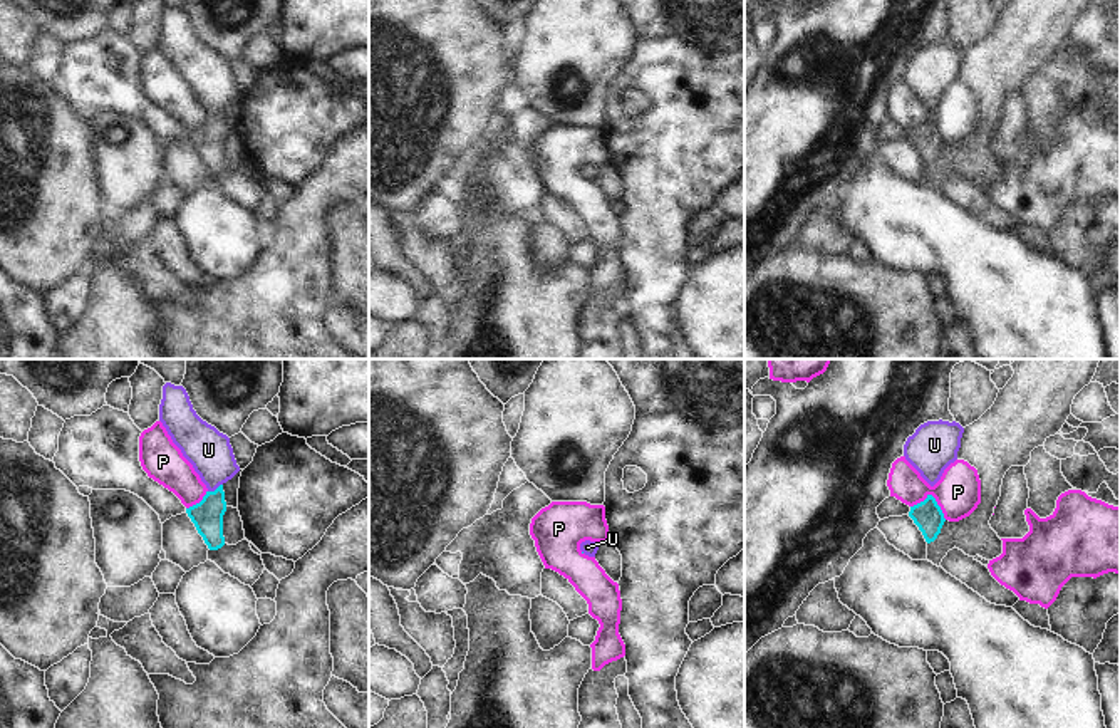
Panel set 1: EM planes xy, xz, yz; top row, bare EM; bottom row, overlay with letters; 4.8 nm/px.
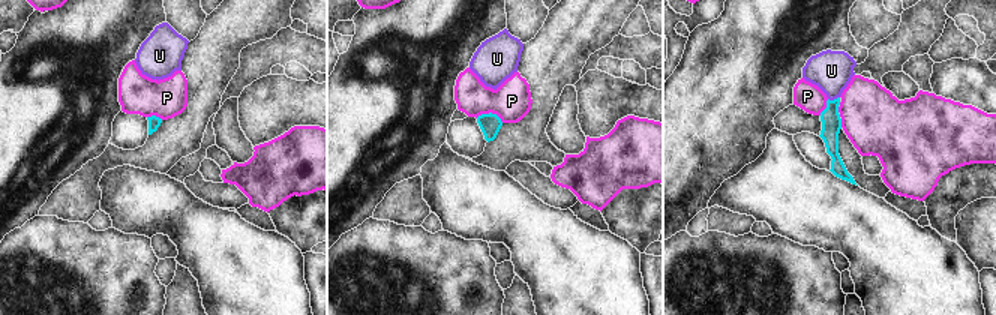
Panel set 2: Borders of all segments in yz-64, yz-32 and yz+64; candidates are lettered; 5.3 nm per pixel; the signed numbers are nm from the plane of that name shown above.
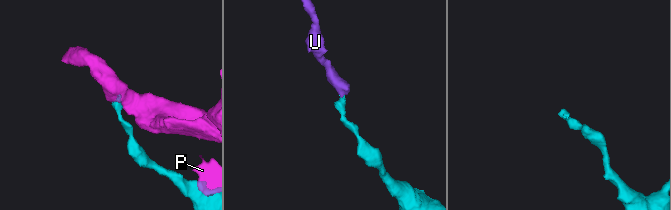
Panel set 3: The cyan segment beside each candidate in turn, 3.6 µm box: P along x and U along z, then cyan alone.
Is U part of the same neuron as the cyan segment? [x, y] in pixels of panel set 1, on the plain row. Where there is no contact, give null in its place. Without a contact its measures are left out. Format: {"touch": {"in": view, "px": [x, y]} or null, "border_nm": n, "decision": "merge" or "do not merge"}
{"touch": {"in": "xy", "px": [217, 113]}, "border_nm": 80, "decision": "merge"}

